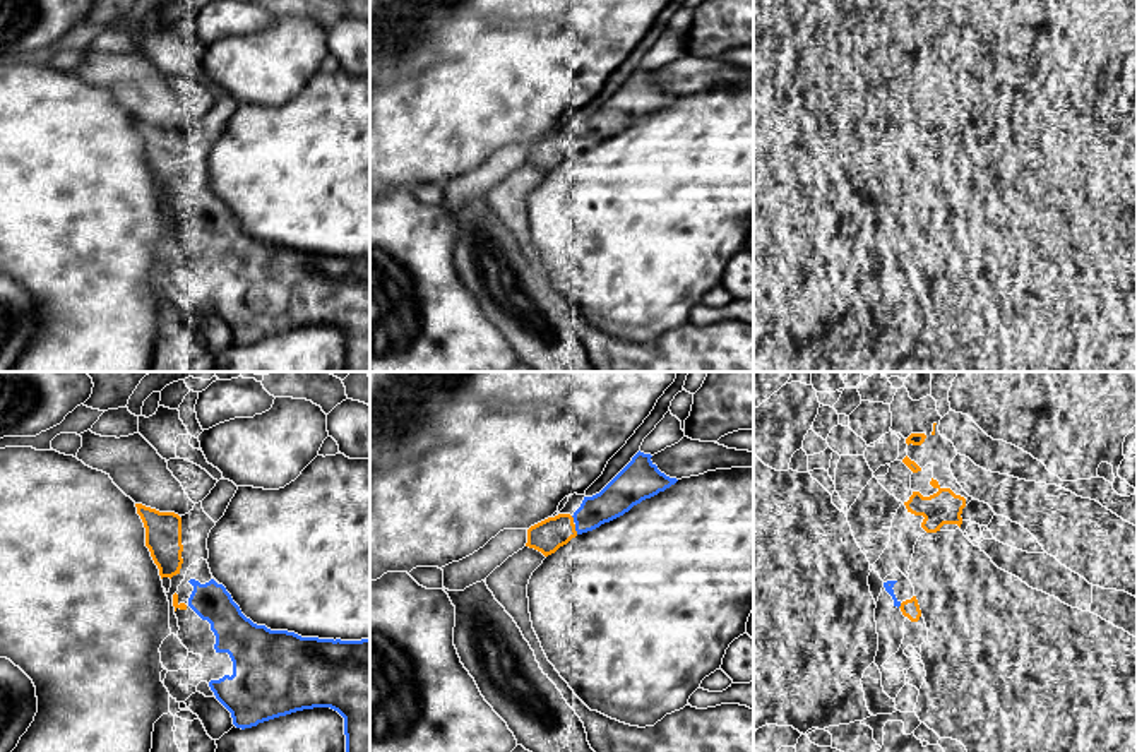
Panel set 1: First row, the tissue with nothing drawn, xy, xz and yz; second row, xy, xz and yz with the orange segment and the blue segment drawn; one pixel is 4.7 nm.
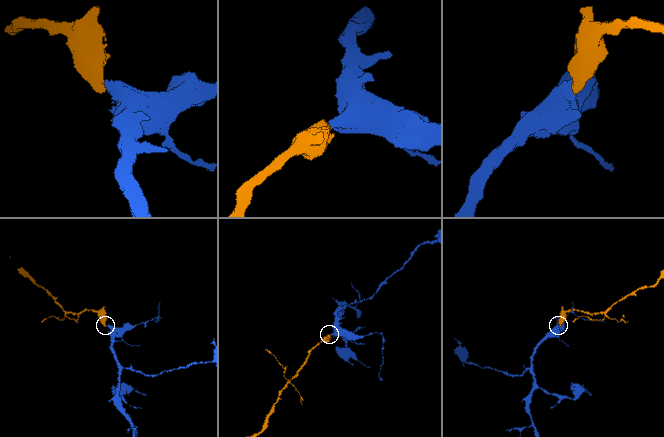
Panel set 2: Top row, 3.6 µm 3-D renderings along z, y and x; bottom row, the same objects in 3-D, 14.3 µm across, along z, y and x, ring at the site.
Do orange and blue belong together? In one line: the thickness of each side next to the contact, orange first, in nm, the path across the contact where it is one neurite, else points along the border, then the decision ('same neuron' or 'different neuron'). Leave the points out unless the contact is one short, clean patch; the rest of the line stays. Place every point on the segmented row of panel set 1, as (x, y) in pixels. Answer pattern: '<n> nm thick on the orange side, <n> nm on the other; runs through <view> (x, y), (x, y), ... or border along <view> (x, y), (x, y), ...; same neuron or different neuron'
160 nm thick on the orange side, 160 nm on the other; same neuron

